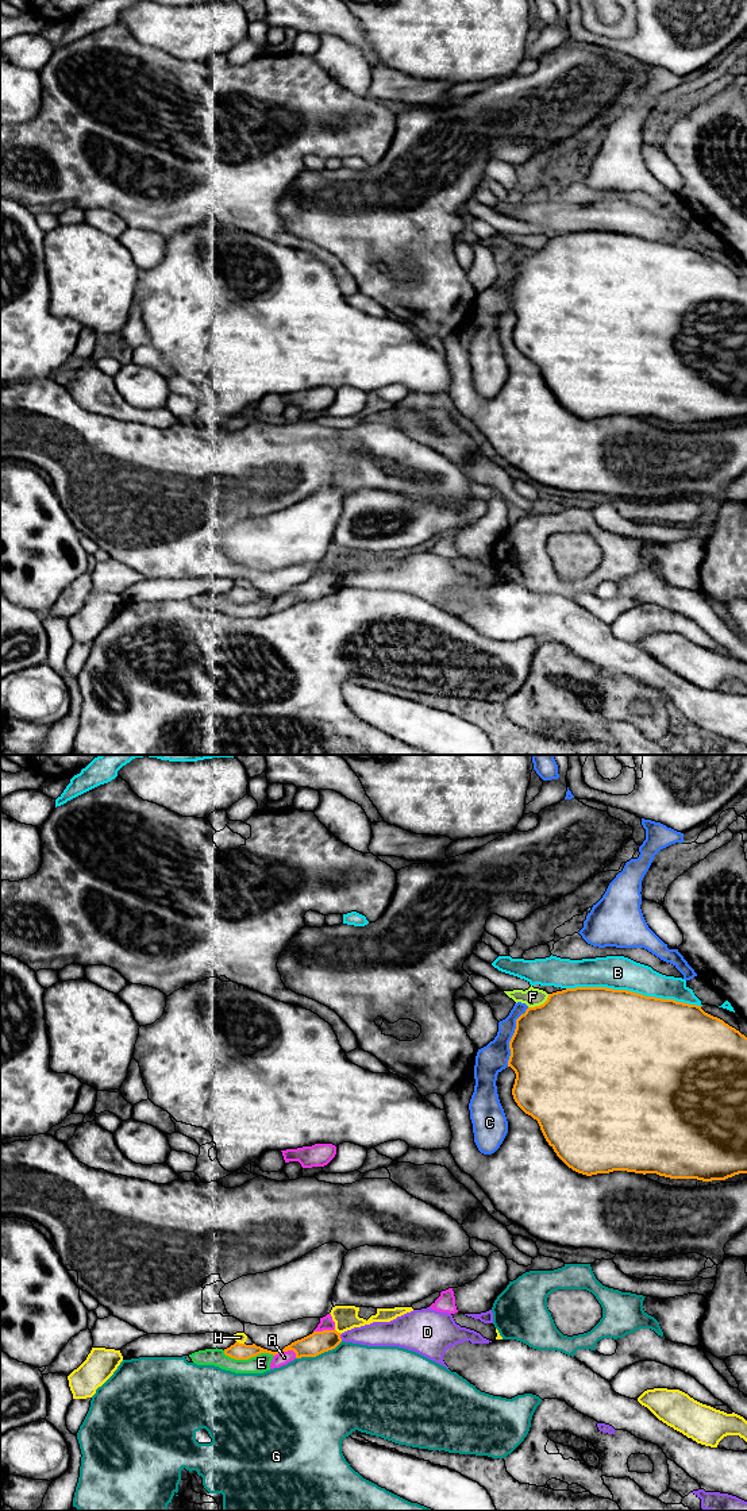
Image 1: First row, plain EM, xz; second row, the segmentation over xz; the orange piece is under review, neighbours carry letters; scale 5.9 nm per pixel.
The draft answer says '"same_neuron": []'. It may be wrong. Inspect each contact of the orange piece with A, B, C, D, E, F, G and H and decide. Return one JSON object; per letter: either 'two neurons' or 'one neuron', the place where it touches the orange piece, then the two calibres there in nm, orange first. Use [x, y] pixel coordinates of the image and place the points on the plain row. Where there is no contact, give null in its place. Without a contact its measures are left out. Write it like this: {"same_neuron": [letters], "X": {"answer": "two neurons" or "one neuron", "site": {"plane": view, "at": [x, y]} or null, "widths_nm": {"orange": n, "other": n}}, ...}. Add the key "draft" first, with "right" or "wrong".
{"draft": "right", "same_neuron": [], "A": {"answer": "two neurons", "site": {"plane": "xz", "at": [285, 594]}, "widths_nm": {"orange": 140, "other": 80}}, "B": {"answer": "two neurons", "site": {"plane": "xz", "at": [634, 236]}, "widths_nm": {"orange": 500, "other": 200}}, "C": {"answer": "two neurons", "site": {"plane": "xz", "at": [512, 281]}, "widths_nm": {"orange": 500, "other": 180}}, "D": {"answer": "two neurons", "site": {"plane": "xz", "at": [339, 581]}, "widths_nm": {"orange": 140, "other": 140}}, "E": {"answer": "two neurons", "site": {"plane": "xz", "at": [247, 602]}, "widths_nm": {"orange": 100, "other": 110}}, "F": {"answer": "two neurons", "site": {"plane": "xz", "at": [541, 249]}, "widths_nm": {"orange": 500, "other": 110}}, "G": {"answer": "two neurons", "site": {"plane": "xz", "at": [319, 597]}, "widths_nm": {"orange": 140, "other": 480}}, "H": {"answer": "two neurons", "site": {"plane": "xz", "at": [241, 588]}, "widths_nm": {"orange": 100, "other": 60}}}

